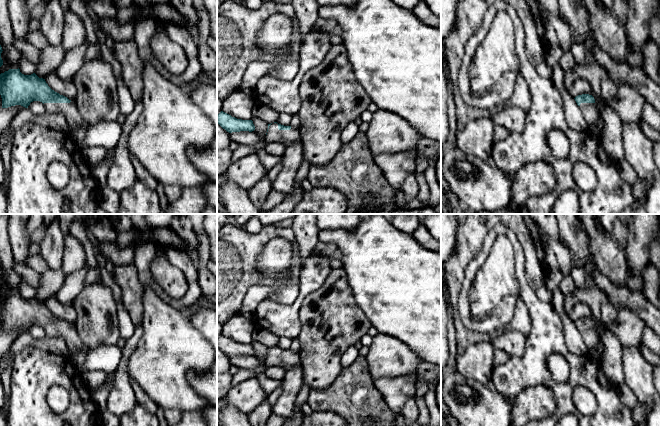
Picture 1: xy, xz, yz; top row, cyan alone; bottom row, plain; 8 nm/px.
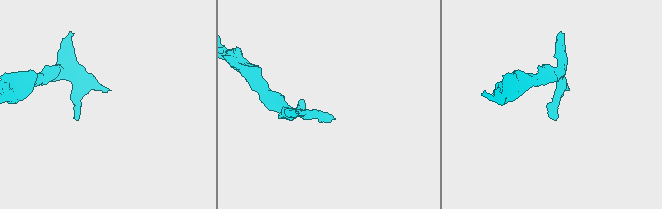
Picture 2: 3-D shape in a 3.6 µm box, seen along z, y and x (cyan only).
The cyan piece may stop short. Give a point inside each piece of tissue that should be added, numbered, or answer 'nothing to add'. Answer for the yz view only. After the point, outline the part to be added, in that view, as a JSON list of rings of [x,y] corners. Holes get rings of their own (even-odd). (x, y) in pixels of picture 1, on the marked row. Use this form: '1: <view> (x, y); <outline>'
1: yz (590, 113); [[[581,103],[579,106],[582,117],[587,124],[587,132],[591,136],[601,138],[601,133],[596,127],[596,122],[599,119],[599,110],[595,103]]]

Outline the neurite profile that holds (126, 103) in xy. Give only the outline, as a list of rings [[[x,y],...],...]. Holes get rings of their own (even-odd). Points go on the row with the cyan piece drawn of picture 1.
[[[116,76],[117,92],[120,107],[120,114],[129,116],[135,107],[135,101],[133,100],[131,93],[124,82],[124,79]]]

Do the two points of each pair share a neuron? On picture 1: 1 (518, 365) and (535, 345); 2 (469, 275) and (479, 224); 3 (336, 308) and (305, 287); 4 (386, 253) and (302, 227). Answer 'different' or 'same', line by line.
1: same
2: different
3: different
4: different

